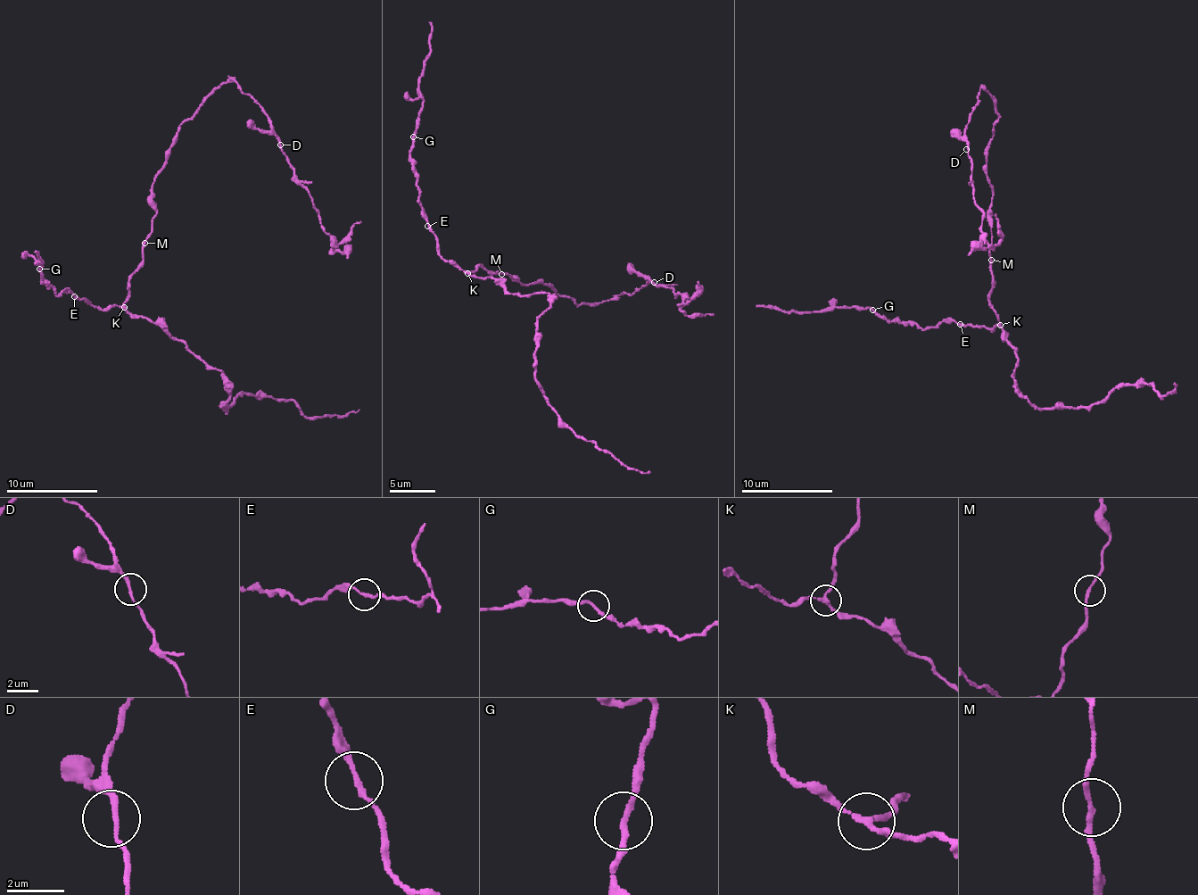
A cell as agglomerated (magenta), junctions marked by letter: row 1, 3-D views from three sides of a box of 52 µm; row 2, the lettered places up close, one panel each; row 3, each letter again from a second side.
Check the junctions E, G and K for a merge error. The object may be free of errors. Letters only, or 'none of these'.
K

